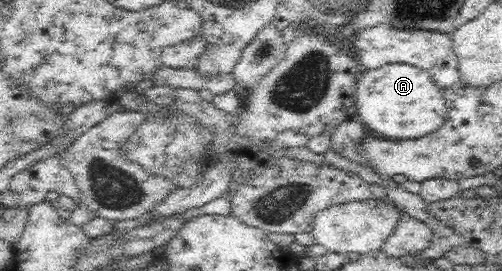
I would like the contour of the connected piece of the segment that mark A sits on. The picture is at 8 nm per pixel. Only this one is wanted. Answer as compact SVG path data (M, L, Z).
M386 64L376 70L368 70L356 83L355 106L357 118L368 124L374 132L388 139L418 138L440 128L444 118L442 90L434 84L426 70L412 64Z

